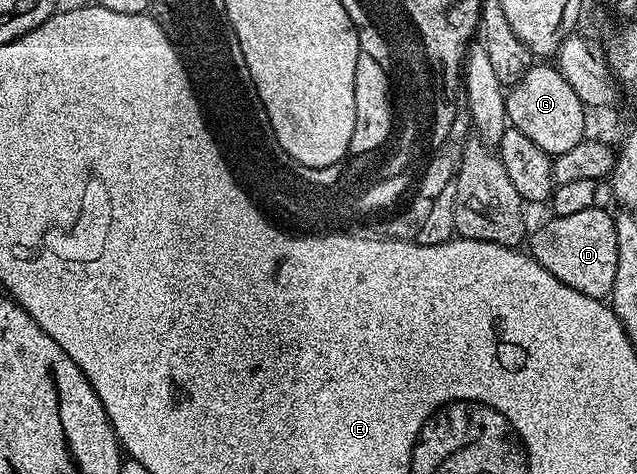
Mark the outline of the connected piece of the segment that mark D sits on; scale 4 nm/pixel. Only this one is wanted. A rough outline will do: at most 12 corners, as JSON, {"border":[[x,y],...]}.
{"border":[[598,205],[553,215],[527,251],[563,285],[612,296],[619,245]]}

